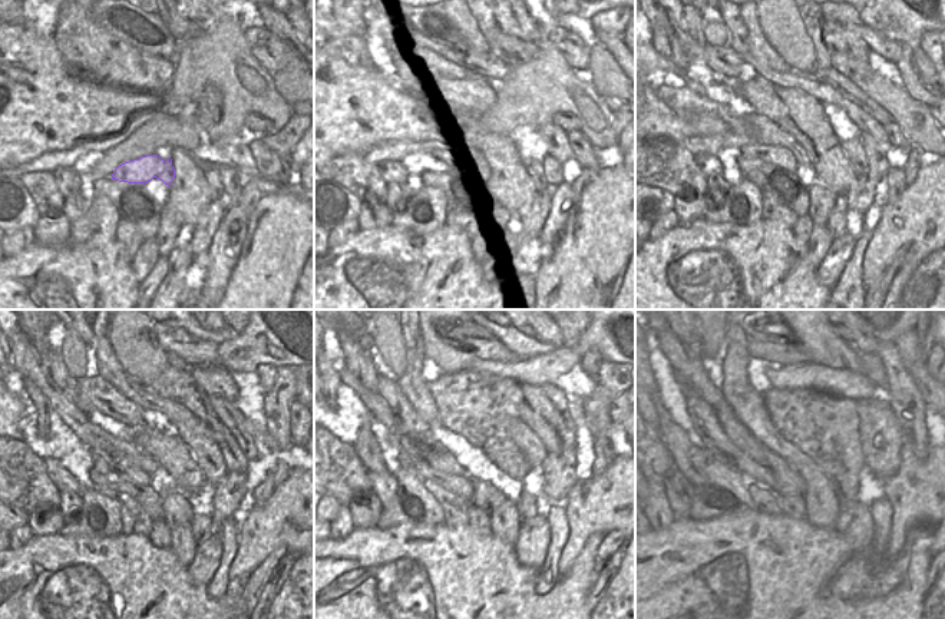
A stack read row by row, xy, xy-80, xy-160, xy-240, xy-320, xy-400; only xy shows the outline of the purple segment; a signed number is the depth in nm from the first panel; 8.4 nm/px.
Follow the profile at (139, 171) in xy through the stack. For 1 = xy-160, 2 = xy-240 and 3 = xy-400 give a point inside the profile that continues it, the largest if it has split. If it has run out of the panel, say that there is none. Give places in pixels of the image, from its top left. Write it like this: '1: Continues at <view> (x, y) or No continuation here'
1: Continues at xy-160 (772, 144)
2: Continues at xy-240 (112, 456)
3: Continues at xy-400 (739, 434).

